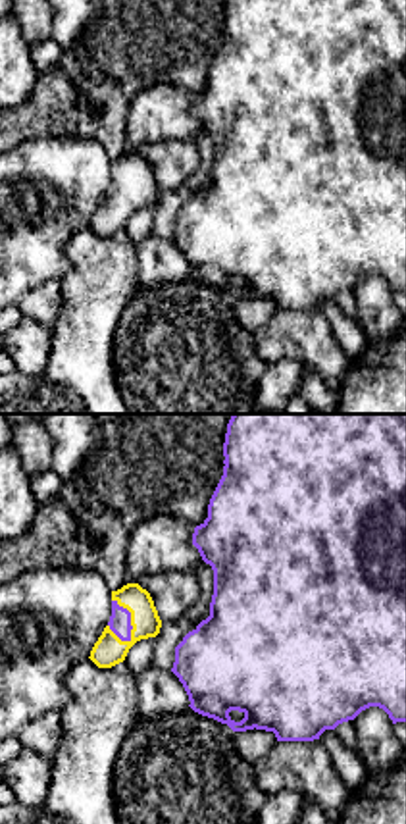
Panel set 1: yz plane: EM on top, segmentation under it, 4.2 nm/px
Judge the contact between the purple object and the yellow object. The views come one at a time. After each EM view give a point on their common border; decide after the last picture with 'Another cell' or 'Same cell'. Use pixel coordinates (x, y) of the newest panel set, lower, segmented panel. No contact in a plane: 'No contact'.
Touches purple at (129, 618)

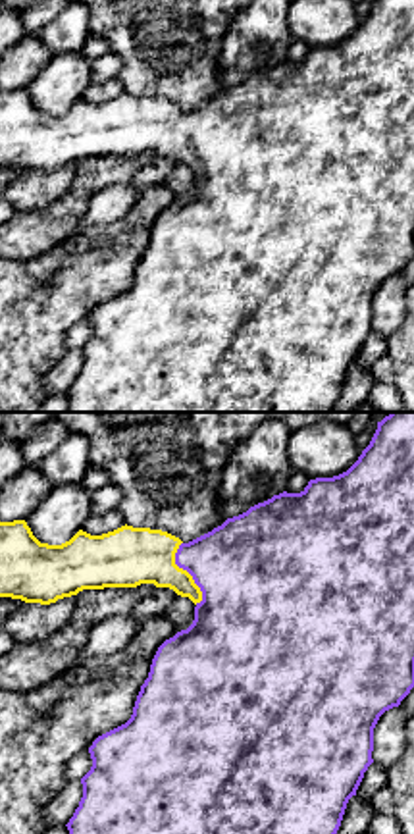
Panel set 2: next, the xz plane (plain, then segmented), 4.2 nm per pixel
Touches purple at (187, 571)

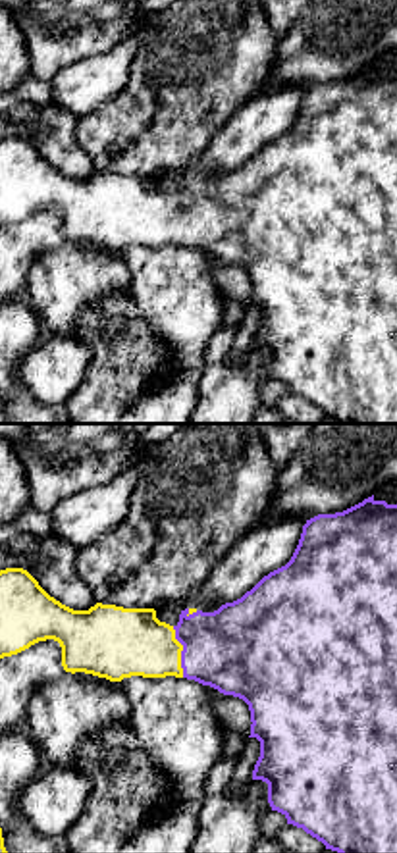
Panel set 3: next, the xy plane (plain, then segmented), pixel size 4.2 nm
Touches purple at (182, 651)

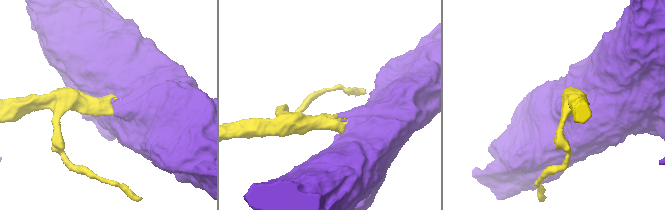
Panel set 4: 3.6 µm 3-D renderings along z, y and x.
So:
Same cell

